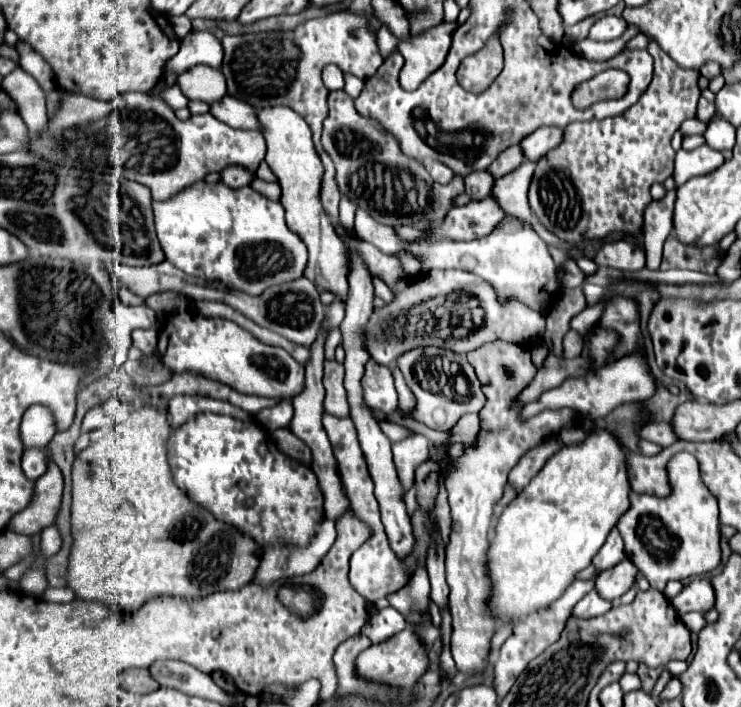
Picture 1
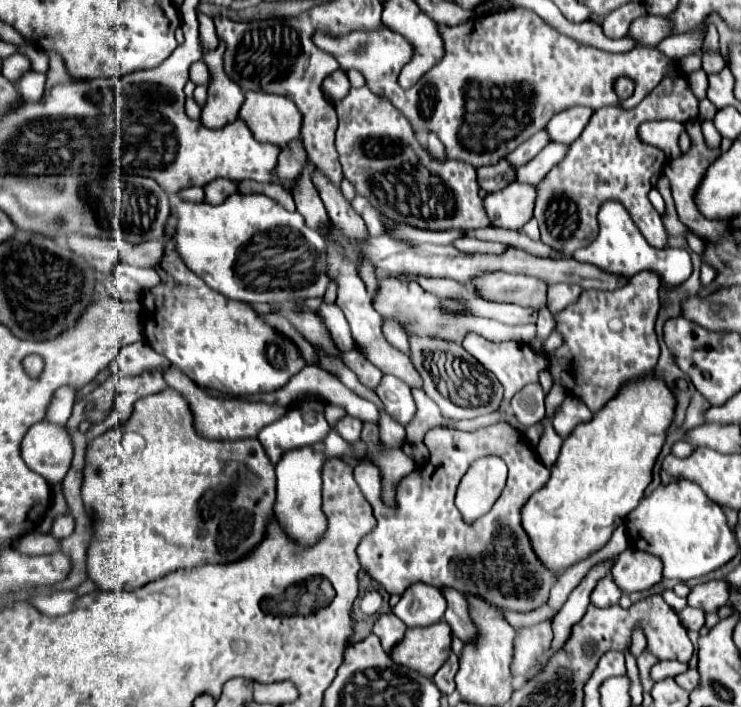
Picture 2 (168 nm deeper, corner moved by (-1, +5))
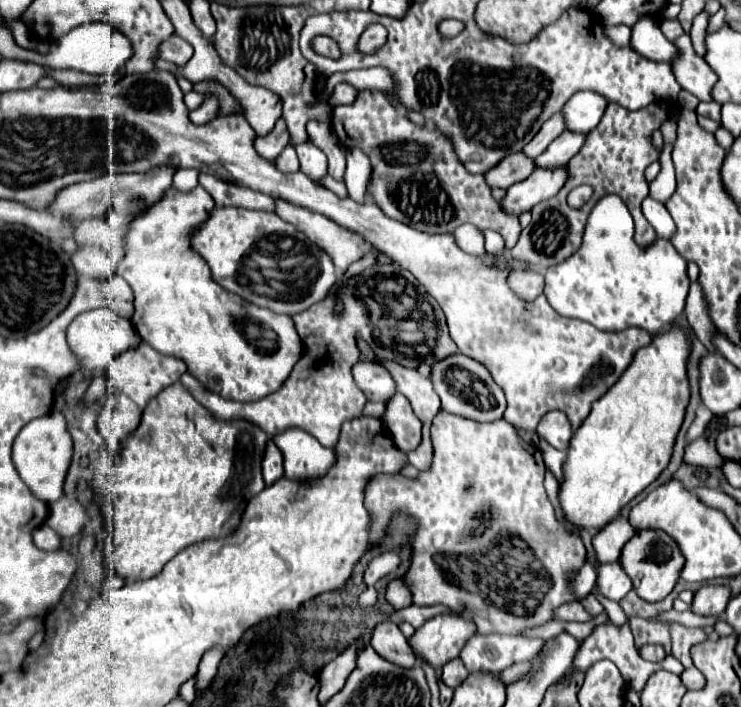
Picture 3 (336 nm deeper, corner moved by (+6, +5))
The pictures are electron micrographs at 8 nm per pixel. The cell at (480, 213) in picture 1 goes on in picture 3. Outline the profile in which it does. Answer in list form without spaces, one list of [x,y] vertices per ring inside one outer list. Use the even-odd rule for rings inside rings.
[[[566,165],[536,167],[528,179],[524,179],[508,189],[506,197],[502,199],[502,205],[508,213],[520,215],[520,213],[532,209],[534,205],[538,205],[540,201],[554,197],[562,189],[566,179],[568,179]]]

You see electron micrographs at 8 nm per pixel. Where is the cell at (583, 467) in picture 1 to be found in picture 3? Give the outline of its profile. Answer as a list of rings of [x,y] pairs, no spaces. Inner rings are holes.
[[[672,327],[668,333],[654,335],[648,347],[636,351],[632,365],[628,365],[620,381],[592,405],[590,415],[570,439],[570,451],[564,465],[566,479],[558,495],[560,507],[570,523],[596,531],[602,529],[620,513],[626,503],[640,495],[668,467],[676,435],[682,427],[686,407],[690,403],[690,383],[686,369],[690,351],[692,343],[682,327]]]

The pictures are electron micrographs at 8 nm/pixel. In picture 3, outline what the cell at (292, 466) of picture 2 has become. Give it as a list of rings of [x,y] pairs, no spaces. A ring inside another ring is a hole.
[[[286,429],[272,441],[284,455],[284,477],[288,479],[322,477],[336,461],[334,451],[320,445],[304,429]]]

